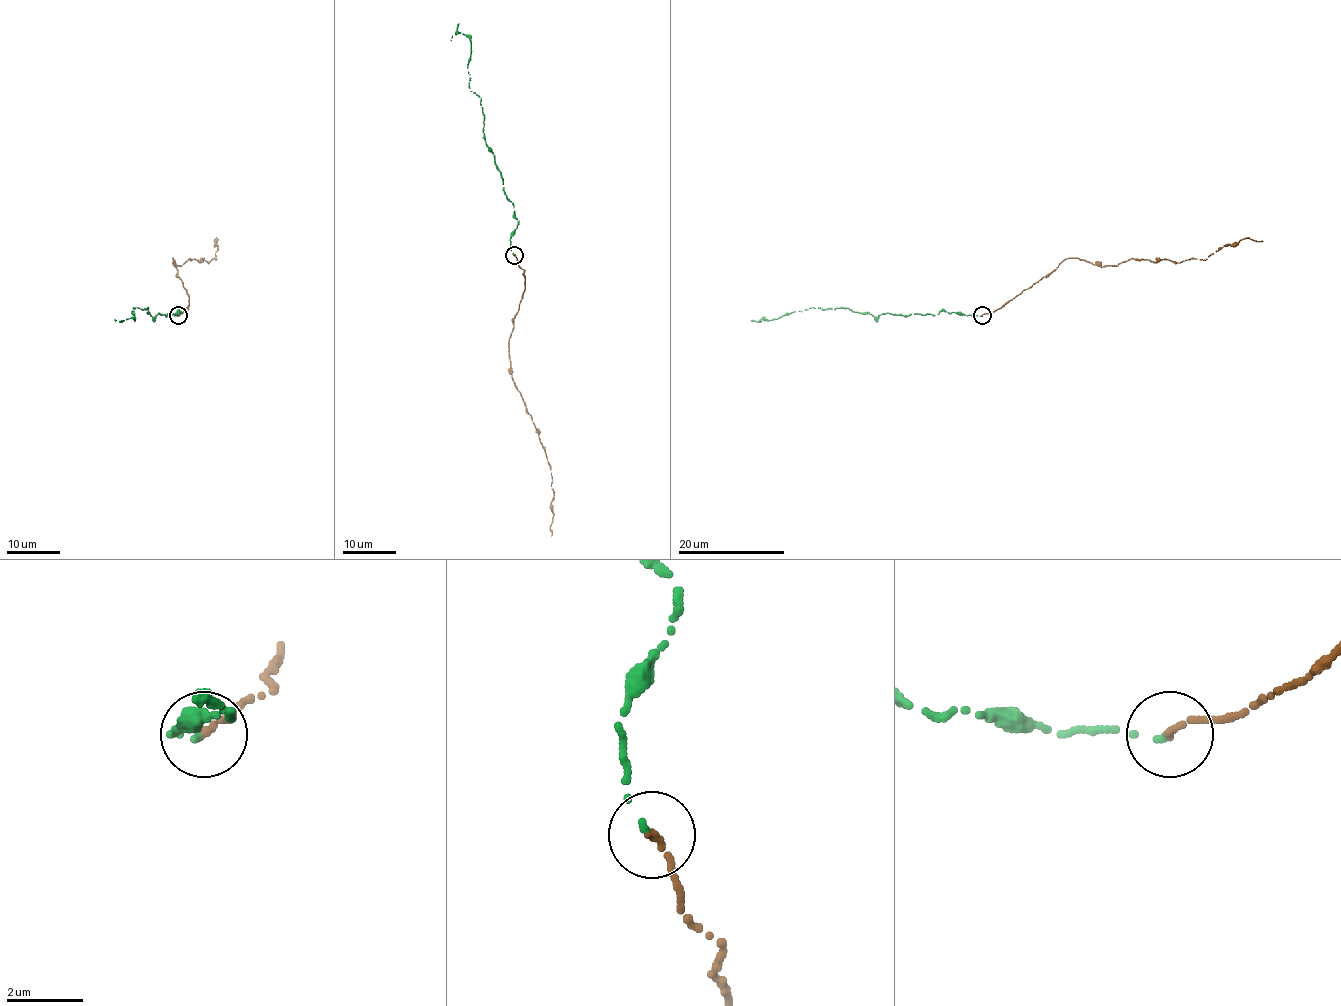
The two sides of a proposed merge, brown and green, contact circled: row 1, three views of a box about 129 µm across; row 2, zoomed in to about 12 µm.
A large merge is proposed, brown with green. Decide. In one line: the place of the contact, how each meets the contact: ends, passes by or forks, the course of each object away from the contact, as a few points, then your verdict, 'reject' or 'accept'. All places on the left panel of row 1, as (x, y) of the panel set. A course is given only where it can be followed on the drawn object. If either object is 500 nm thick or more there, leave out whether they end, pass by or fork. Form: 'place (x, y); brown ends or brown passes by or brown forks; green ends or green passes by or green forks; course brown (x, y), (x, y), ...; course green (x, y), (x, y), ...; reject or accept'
place (178, 315); brown ends; green ends; course brown (178, 316), (187, 309), (189, 296), (173, 258), (175, 266), (189, 258), (199, 262), (215, 259), (215, 241); course green (178, 316), (174, 316), (182, 312), (154, 317), (148, 308), (132, 308), (135, 320), (115, 320); accept

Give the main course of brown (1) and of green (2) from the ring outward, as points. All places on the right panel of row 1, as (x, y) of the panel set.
1: (982, 316), (999, 309), (1066, 258), (1105, 266), (1130, 258), (1177, 262), (1205, 259), (1244, 238), (1263, 241)
2: (981, 316), (943, 310), (938, 314), (882, 313), (875, 317), (847, 308), (814, 308), (767, 320)

